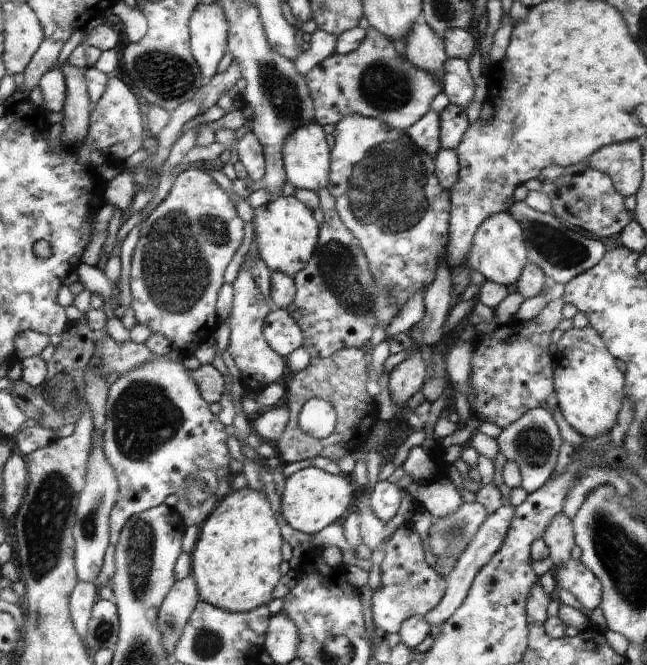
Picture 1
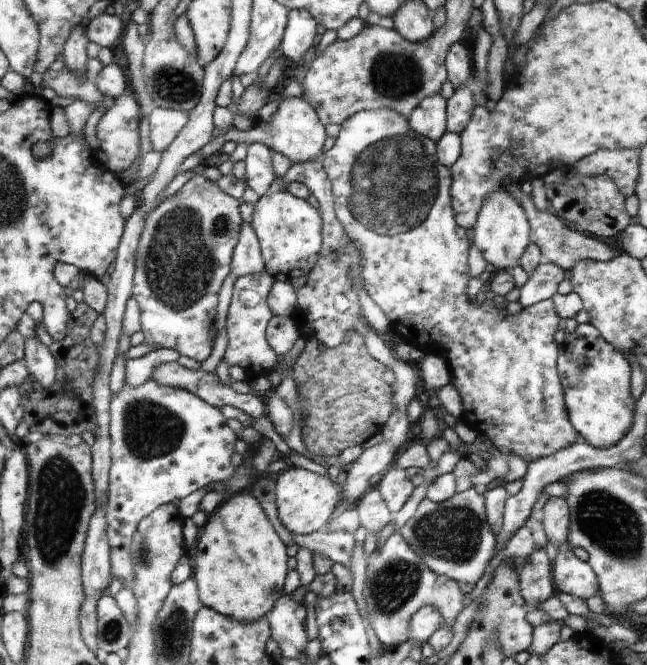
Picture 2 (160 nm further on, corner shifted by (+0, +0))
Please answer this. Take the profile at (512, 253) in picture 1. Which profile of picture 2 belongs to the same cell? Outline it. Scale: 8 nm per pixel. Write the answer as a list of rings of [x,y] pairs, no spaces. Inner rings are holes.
[[[506,190],[494,192],[486,198],[474,229],[474,244],[482,252],[488,263],[495,266],[496,272],[511,271],[519,264],[530,245],[531,225],[523,206]]]

